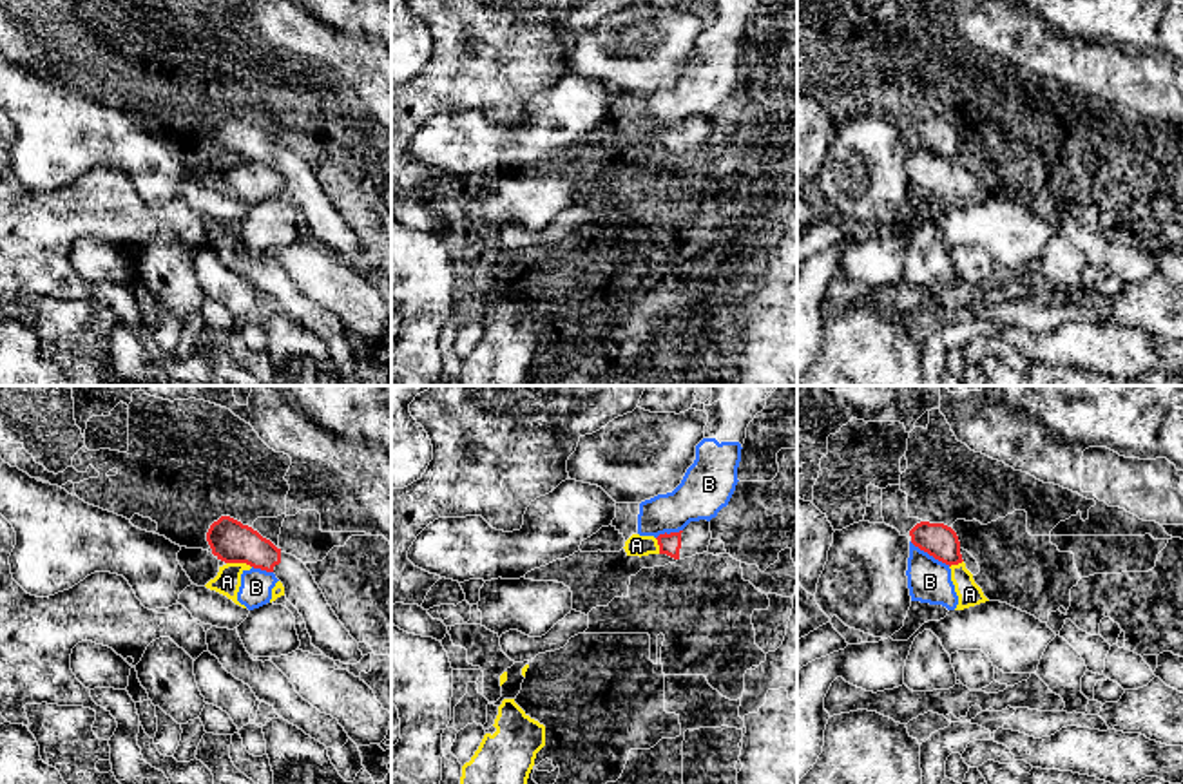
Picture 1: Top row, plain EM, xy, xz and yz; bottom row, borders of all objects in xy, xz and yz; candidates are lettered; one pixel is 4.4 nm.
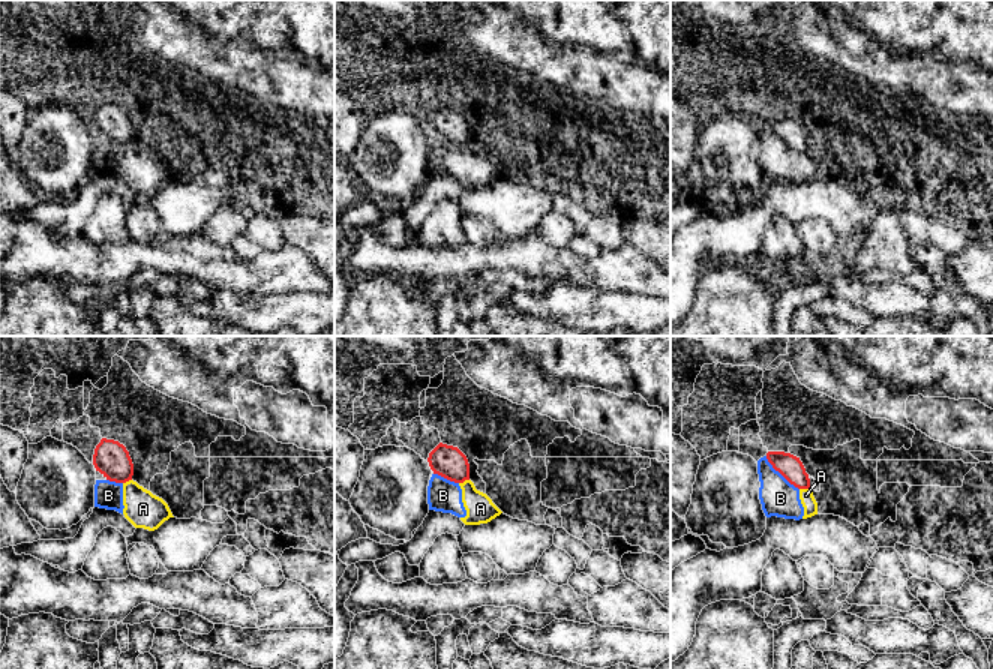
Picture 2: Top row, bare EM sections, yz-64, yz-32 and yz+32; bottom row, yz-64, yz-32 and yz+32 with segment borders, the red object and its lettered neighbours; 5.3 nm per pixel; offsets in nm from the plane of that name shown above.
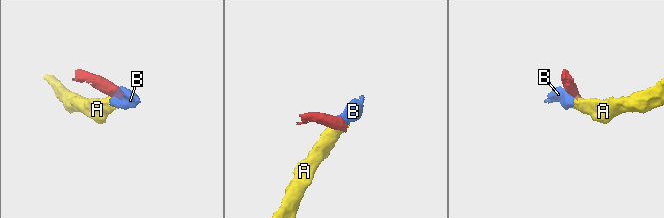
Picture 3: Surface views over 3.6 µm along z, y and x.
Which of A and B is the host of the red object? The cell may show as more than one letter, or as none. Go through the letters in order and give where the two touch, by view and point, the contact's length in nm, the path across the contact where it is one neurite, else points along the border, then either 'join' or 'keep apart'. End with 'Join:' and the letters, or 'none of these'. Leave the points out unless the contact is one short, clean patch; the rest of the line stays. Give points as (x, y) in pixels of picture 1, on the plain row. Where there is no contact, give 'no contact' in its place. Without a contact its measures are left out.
A: contact xy (240, 156); length 110 nm; border xy (227, 156), (245, 156), (250, 162); keep apart
B: contact yz (930, 149); length 220 nm; border yz (910, 136), (950, 160); keep apart
Join: none of these

